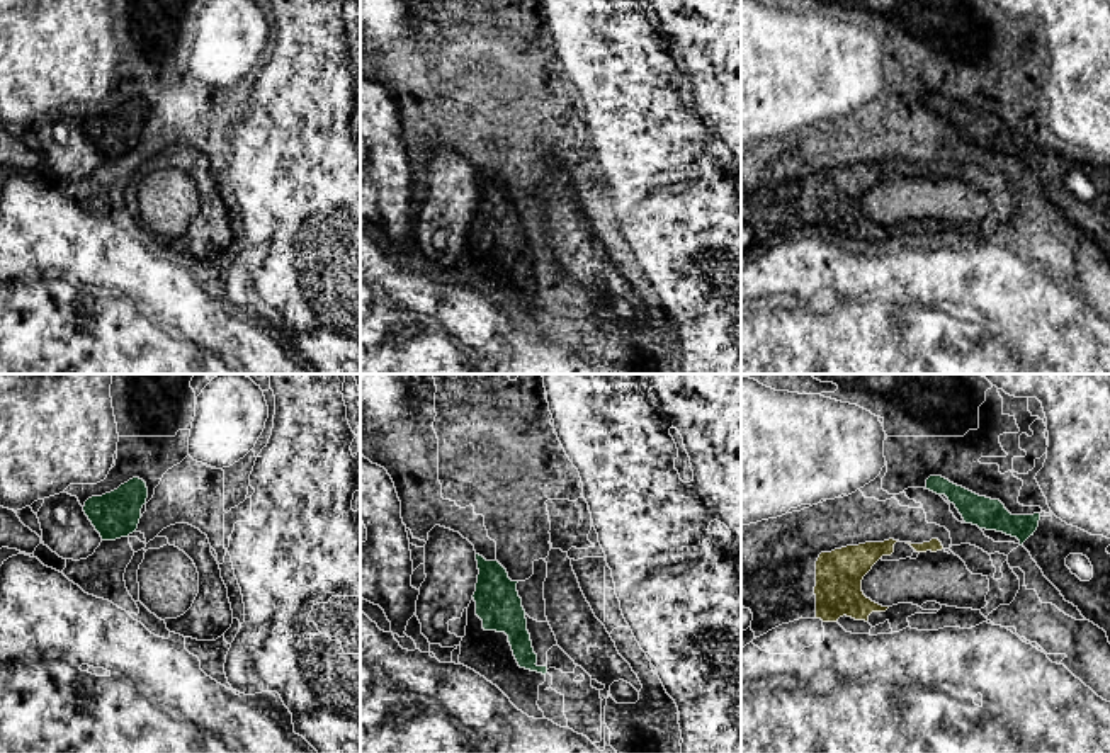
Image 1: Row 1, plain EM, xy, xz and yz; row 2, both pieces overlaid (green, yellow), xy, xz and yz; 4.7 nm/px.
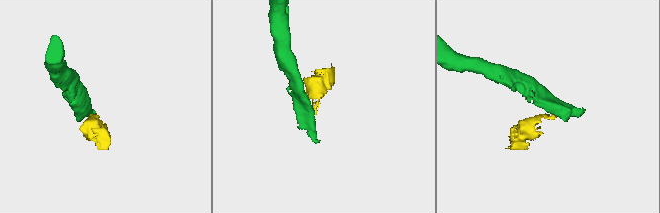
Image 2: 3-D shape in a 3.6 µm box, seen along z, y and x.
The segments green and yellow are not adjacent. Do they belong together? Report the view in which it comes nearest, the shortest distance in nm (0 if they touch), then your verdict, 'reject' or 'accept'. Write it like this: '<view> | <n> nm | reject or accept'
yz | 150 nm | reject

